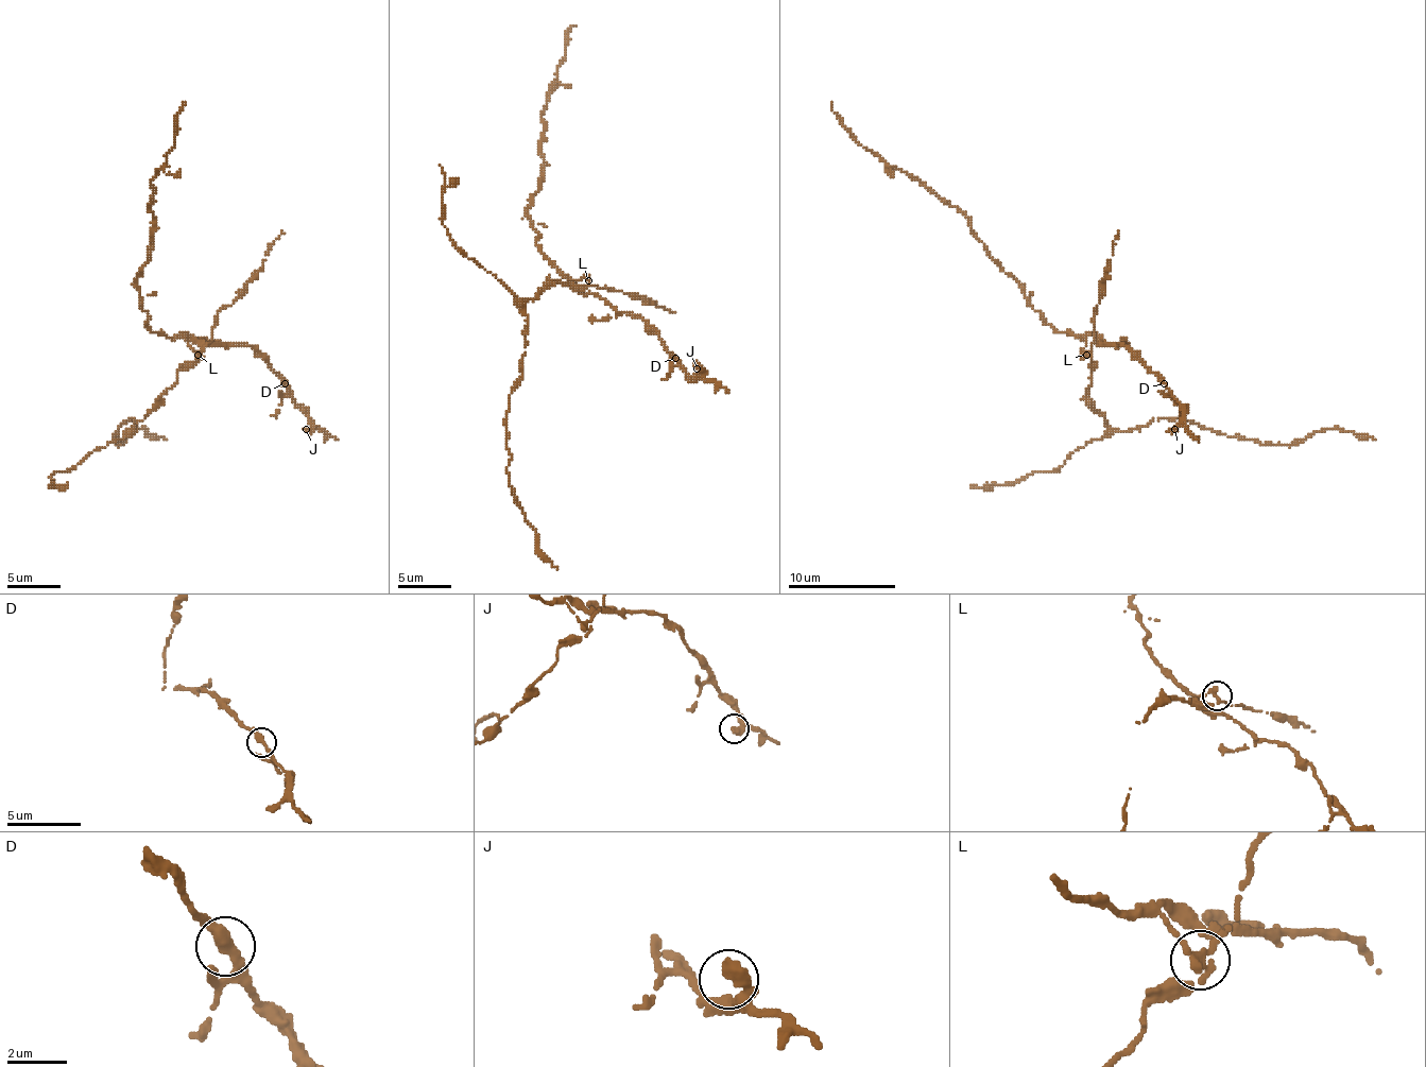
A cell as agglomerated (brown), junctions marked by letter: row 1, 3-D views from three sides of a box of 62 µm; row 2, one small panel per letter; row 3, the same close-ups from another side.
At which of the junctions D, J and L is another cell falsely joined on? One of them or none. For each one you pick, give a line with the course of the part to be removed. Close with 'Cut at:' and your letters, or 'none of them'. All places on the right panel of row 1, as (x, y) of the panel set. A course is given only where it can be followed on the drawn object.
L: foreign part runs (1086, 354), (1088, 401), (1115, 431), (1153, 418), (1185, 418), (1263, 445), (1292, 445), (1327, 429), (1375, 440)
Cut at: L

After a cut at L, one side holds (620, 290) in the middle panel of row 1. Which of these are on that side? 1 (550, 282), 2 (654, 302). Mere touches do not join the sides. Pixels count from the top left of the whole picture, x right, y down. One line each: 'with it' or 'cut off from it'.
1: with it
2: with it

